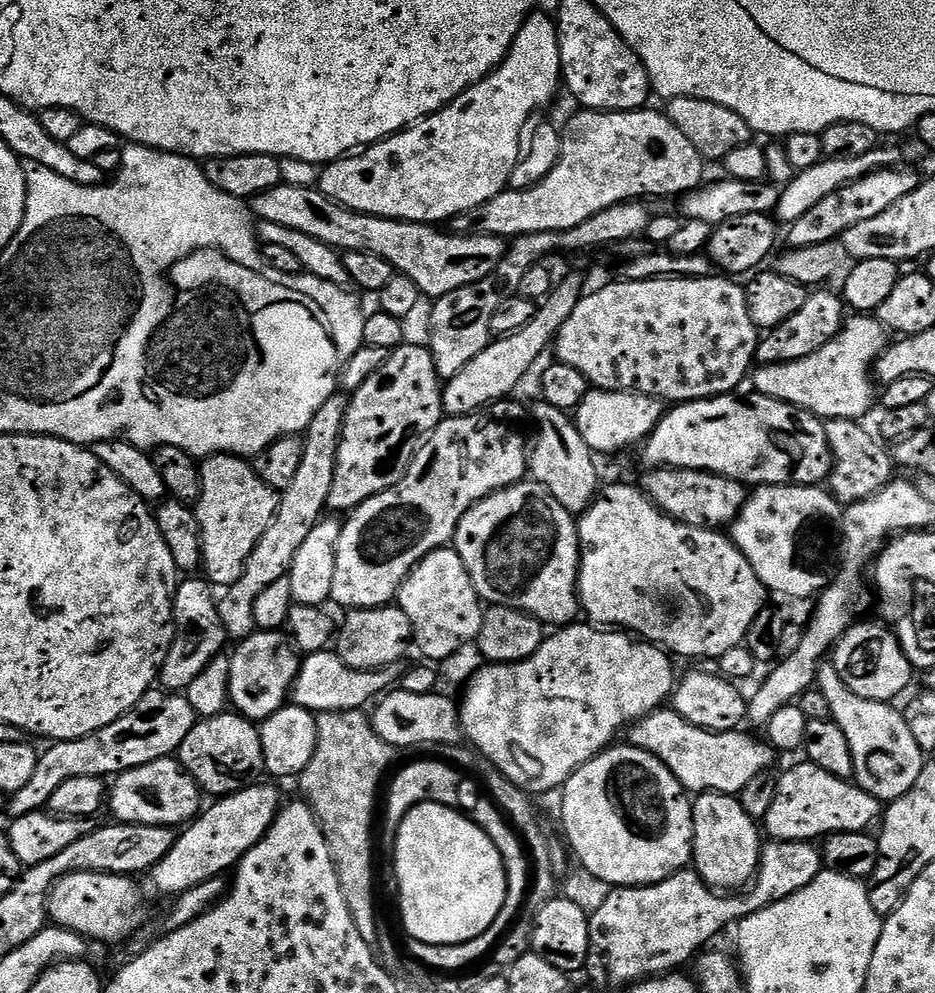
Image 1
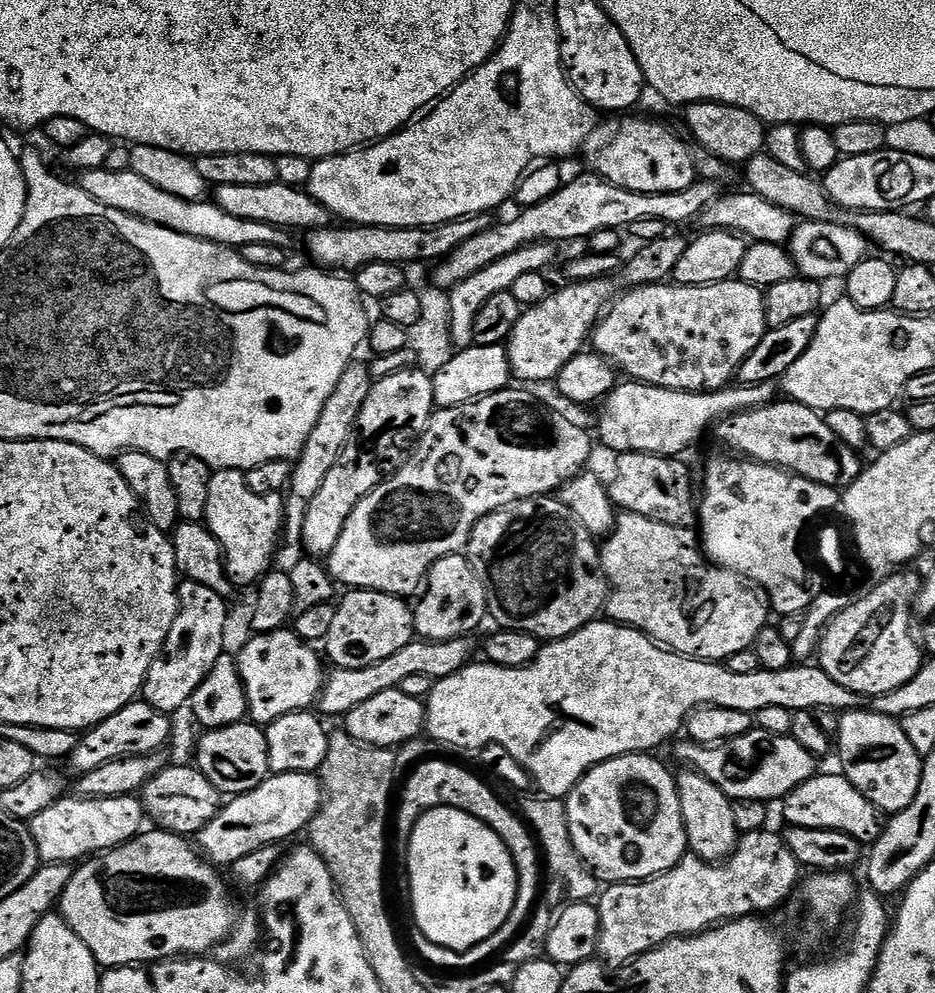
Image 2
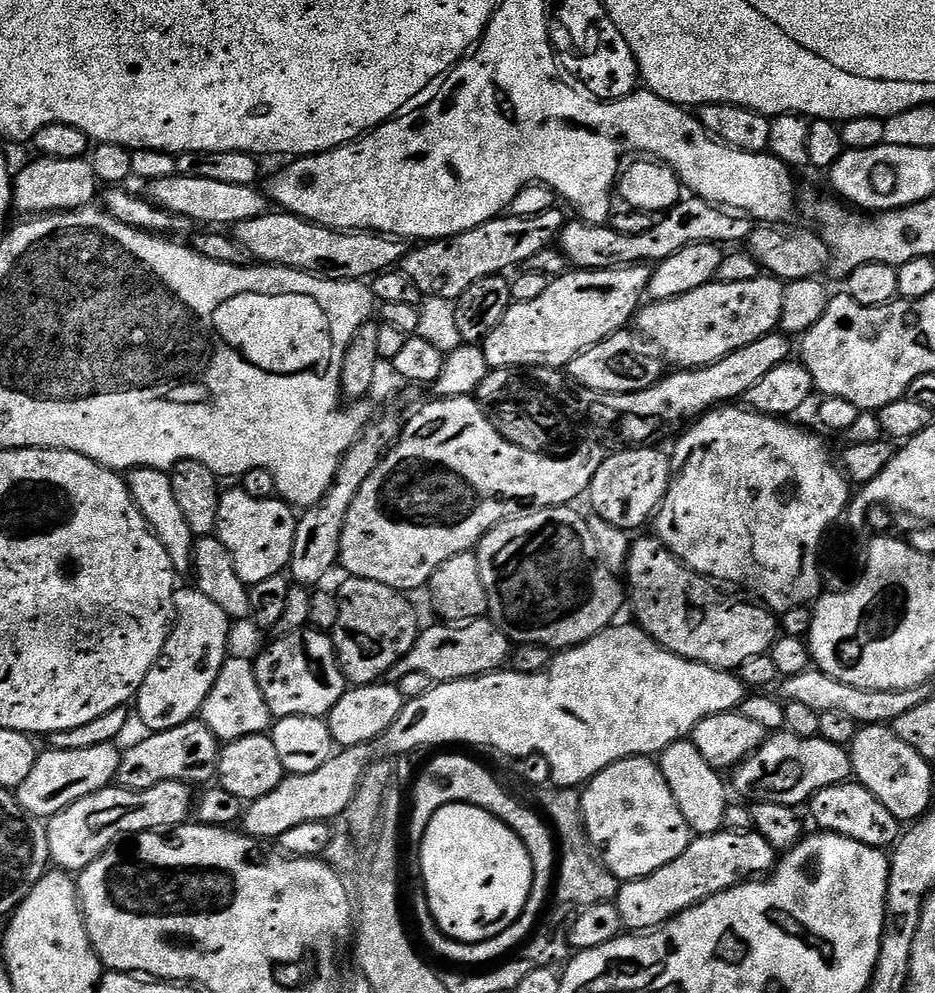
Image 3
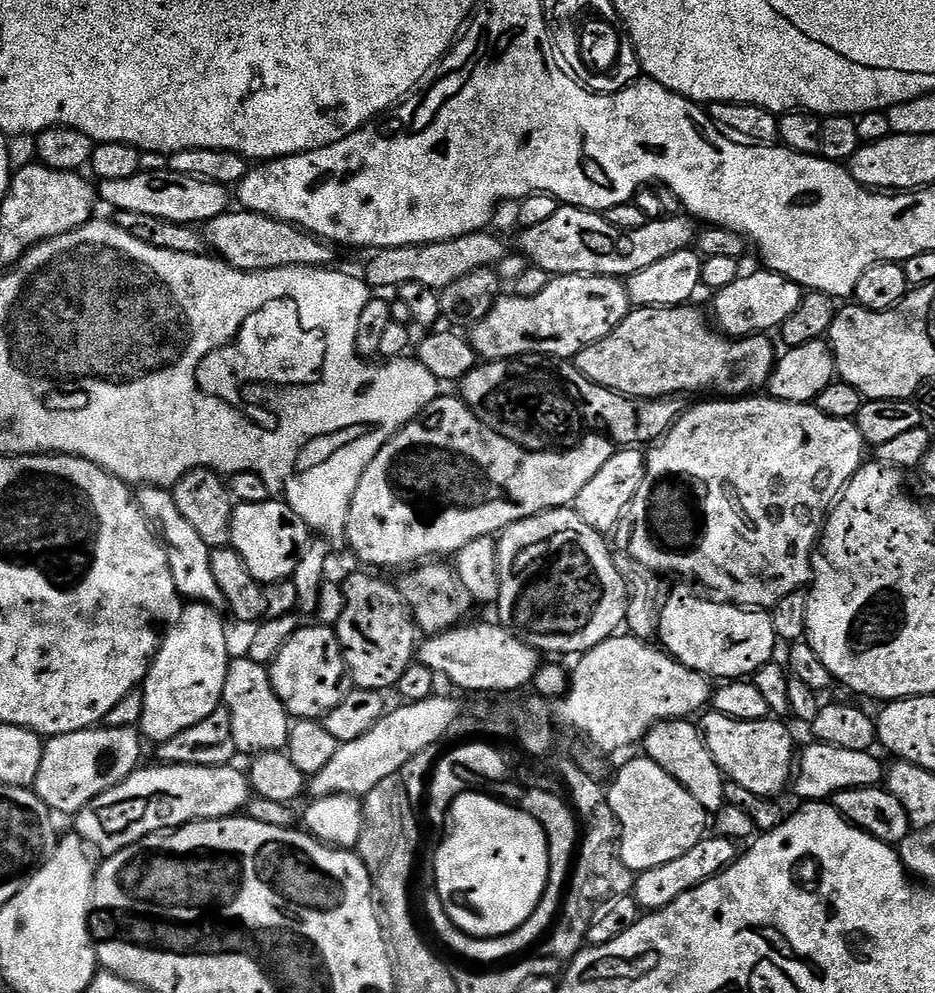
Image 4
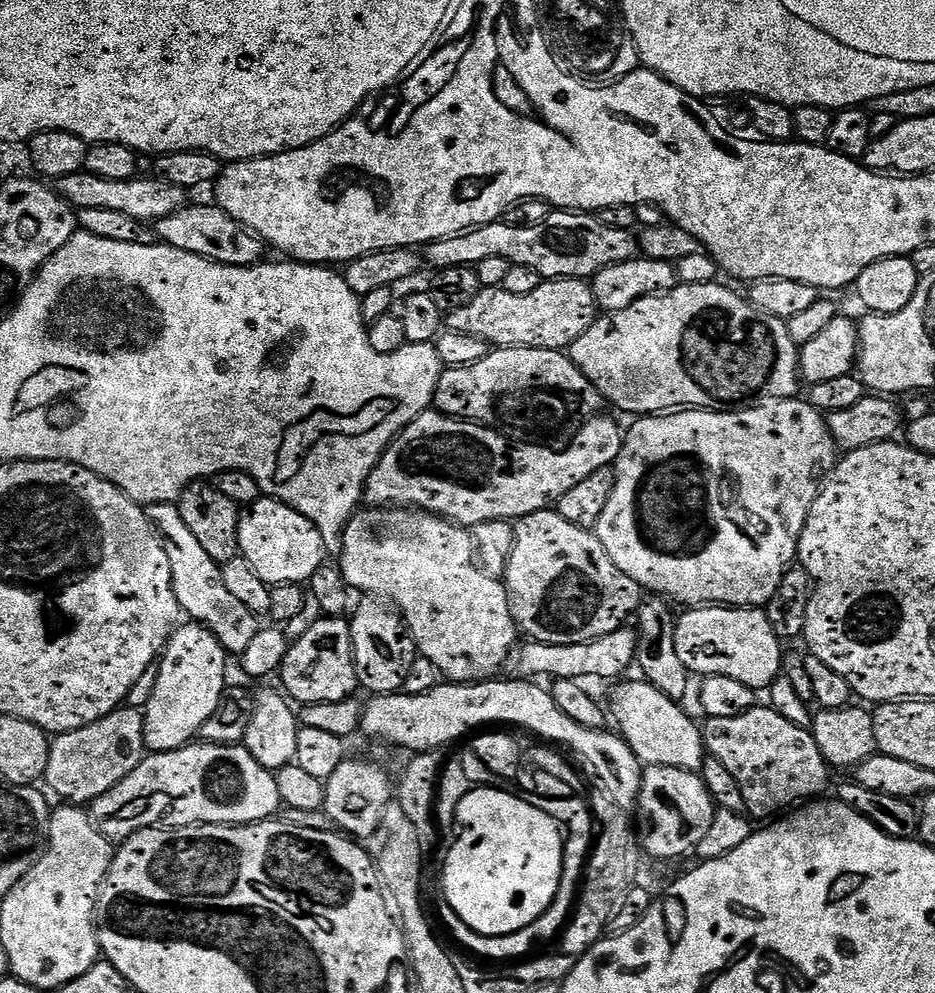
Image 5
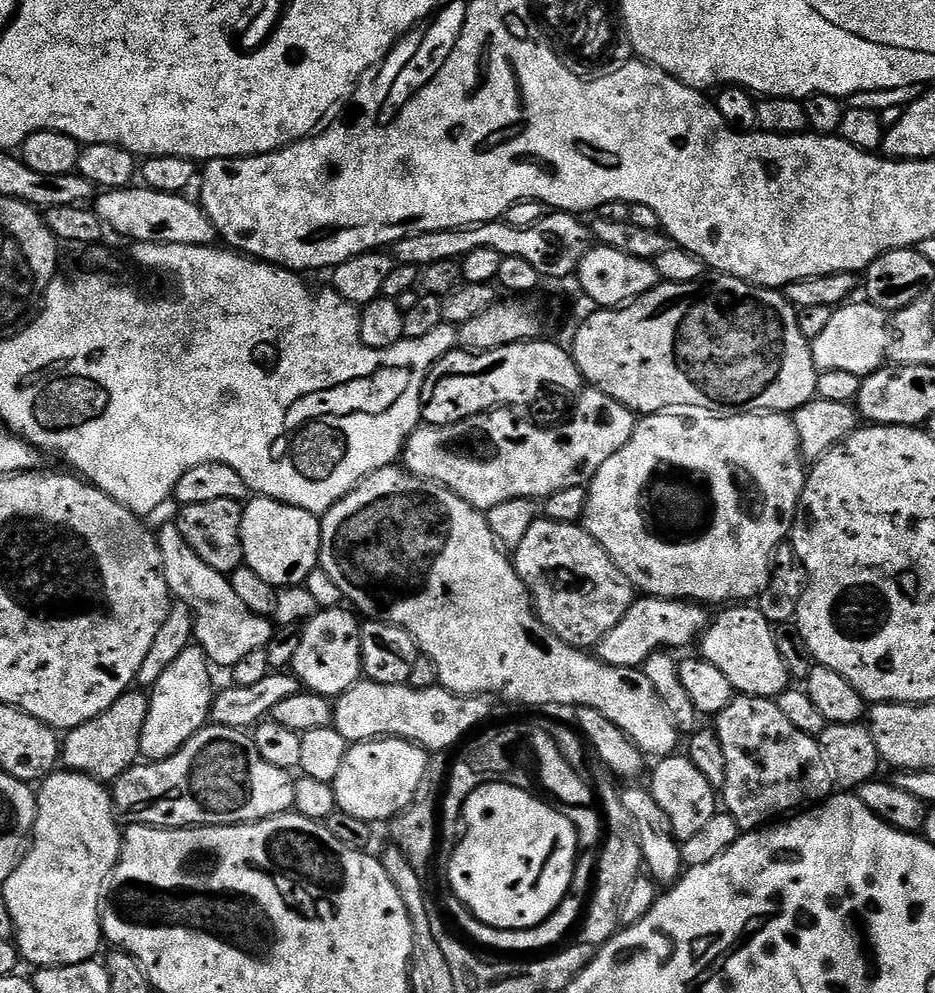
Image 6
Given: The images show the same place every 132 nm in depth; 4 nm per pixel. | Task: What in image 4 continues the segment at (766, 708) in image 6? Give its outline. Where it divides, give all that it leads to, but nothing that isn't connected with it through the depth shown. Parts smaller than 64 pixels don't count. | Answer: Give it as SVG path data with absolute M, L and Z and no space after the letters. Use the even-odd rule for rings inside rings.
M711 710L705 711L698 720L706 746L710 754L714 754L714 762L718 762L725 777L733 784L746 786L750 794L765 798L776 798L787 784L789 787L794 776L798 747L796 748L795 742L792 741L791 730L784 724L787 723L780 718L742 722Z

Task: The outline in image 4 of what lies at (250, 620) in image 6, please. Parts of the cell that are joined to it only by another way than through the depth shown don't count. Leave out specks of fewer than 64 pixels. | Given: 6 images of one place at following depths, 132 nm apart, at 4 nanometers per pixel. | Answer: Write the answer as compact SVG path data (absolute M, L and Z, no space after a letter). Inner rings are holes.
M140 486L135 489L136 505L148 520L148 524L156 533L166 550L166 558L170 562L170 574L174 574L174 586L181 598L188 602L209 604L217 610L225 607L222 590L218 590L218 582L214 582L214 574L210 571L210 554L212 549L202 542L201 536L190 527L190 522L182 518L178 506L174 503L171 491L166 488Z

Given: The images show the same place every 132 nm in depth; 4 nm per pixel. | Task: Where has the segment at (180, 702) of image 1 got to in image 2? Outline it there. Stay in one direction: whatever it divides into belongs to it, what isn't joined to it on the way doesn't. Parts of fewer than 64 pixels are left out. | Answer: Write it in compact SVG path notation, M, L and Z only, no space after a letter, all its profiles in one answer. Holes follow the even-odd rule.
M133 702L118 710L101 724L95 724L80 736L78 746L74 748L66 764L83 774L106 766L106 762L121 760L127 756L151 756L161 751L160 747L172 736L172 724L169 713L160 712L154 706L143 702Z

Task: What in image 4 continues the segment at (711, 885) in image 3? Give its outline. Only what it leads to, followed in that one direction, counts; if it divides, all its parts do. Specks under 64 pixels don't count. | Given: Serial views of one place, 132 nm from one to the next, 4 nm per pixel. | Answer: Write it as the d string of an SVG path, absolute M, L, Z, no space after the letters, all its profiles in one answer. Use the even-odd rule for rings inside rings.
M715 834L700 840L694 850L686 850L682 858L674 858L674 862L666 862L666 866L654 866L654 870L646 870L635 877L630 895L636 899L636 904L645 913L657 912L674 898L682 898L686 890L694 890L702 882L717 876L722 870L726 870L734 863L738 855L738 844L735 840L728 840L724 836Z

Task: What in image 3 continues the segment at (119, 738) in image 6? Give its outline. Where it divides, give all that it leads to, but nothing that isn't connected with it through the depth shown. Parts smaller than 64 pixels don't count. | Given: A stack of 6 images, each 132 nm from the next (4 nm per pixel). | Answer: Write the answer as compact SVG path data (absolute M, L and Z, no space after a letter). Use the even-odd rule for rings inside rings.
M111 743L90 746L87 750L58 750L49 747L48 752L41 751L34 762L34 770L30 770L30 774L26 777L26 782L22 782L22 786L15 789L16 801L32 816L41 818L57 816L60 812L67 810L74 802L78 802L95 792L101 792L103 788L109 787L115 781L122 755L121 749L119 747L116 749L116 747L115 743Z

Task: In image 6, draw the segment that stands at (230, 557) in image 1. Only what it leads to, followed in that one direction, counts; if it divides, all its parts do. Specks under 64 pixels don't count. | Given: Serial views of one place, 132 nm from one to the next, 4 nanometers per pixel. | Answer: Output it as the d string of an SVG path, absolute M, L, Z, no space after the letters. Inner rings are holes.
M253 495L243 505L243 510L244 564L274 590L301 587L320 562L321 517L298 506L258 495Z

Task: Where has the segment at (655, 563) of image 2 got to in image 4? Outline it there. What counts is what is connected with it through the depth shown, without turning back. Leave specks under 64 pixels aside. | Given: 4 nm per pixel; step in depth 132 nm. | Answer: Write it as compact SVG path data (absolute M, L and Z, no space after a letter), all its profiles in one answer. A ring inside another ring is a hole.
M669 591L658 633L663 651L682 666L709 678L717 676L720 682L751 677L762 666L773 663L778 637L771 611L753 610L731 602L719 603Z

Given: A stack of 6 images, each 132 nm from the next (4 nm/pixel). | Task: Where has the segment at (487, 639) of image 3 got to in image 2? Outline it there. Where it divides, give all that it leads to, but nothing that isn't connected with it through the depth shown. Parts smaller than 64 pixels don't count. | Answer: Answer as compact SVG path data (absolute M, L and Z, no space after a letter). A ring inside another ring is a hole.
M413 638L409 644L402 646L402 650L398 650L398 654L390 654L390 658L386 658L382 662L374 662L374 666L366 666L365 668L333 667L327 673L324 688L320 691L319 711L325 717L343 718L348 715L350 710L354 710L354 706L362 706L362 702L374 698L374 694L382 694L382 690L399 688L403 680L410 678L410 674L426 674L435 682L450 674L460 672L467 668L473 659L472 642L468 638L459 640Z

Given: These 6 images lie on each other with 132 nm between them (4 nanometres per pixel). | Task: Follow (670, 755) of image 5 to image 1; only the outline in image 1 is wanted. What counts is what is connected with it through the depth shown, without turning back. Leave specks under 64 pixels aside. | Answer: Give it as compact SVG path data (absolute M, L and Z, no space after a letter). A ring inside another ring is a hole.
M701 792L692 800L691 863L708 887L740 890L751 885L760 866L760 836L762 832L757 821L742 810L736 796L728 796L724 792Z

